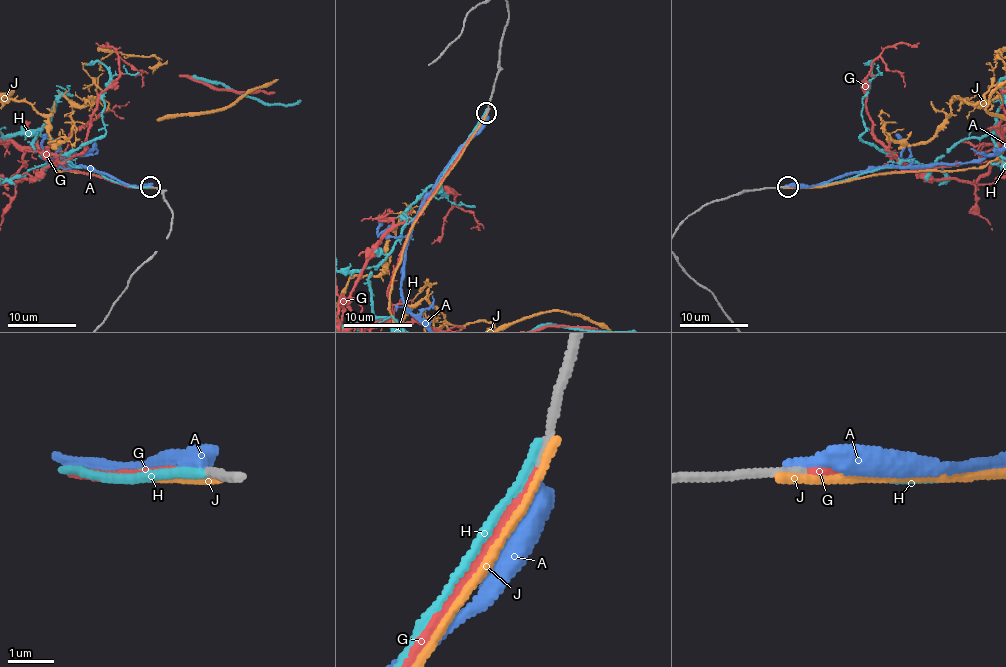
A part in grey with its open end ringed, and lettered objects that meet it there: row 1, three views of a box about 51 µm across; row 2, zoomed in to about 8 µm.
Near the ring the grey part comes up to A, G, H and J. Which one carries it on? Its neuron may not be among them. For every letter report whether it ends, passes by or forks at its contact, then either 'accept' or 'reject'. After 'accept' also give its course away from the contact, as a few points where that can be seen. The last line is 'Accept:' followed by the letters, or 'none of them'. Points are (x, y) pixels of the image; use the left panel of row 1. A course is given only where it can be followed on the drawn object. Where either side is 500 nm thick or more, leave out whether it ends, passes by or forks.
A: it ends | reject
G: it ends | accept
H: it ends | reject
J: it ends | reject
Accept: G

